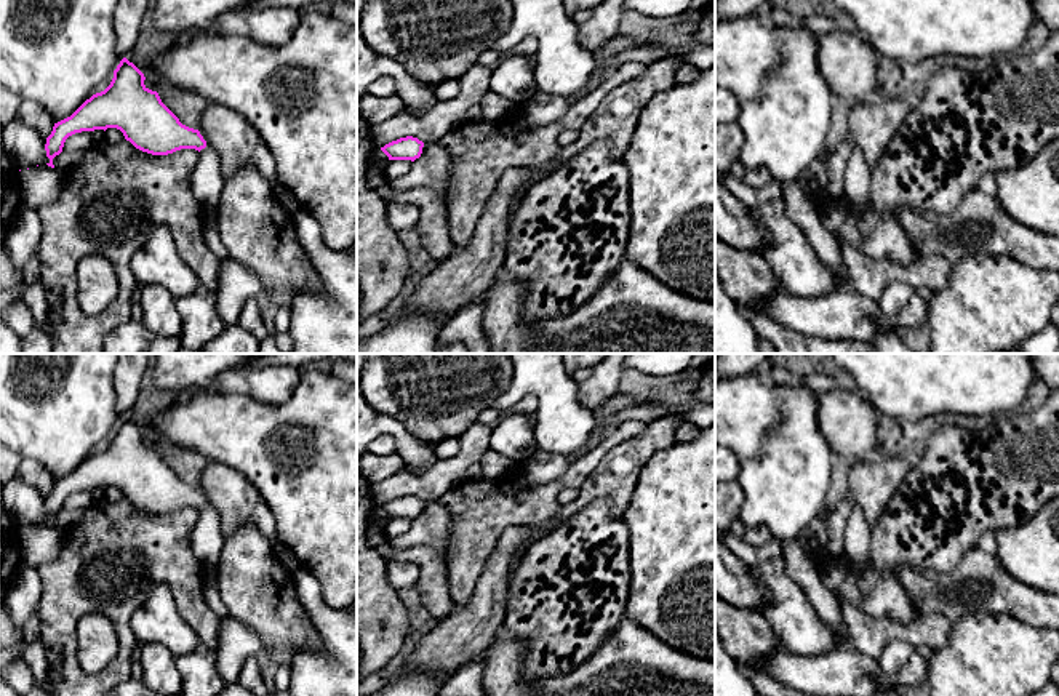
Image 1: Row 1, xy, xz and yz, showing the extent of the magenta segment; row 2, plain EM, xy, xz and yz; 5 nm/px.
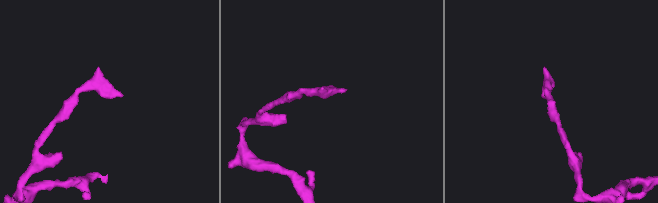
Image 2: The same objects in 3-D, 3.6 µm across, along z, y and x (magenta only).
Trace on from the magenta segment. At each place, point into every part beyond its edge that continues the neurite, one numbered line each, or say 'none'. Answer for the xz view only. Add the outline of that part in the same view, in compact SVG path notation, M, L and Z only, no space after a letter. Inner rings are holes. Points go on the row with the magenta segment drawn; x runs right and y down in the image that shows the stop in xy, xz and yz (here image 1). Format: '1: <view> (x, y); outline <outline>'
none

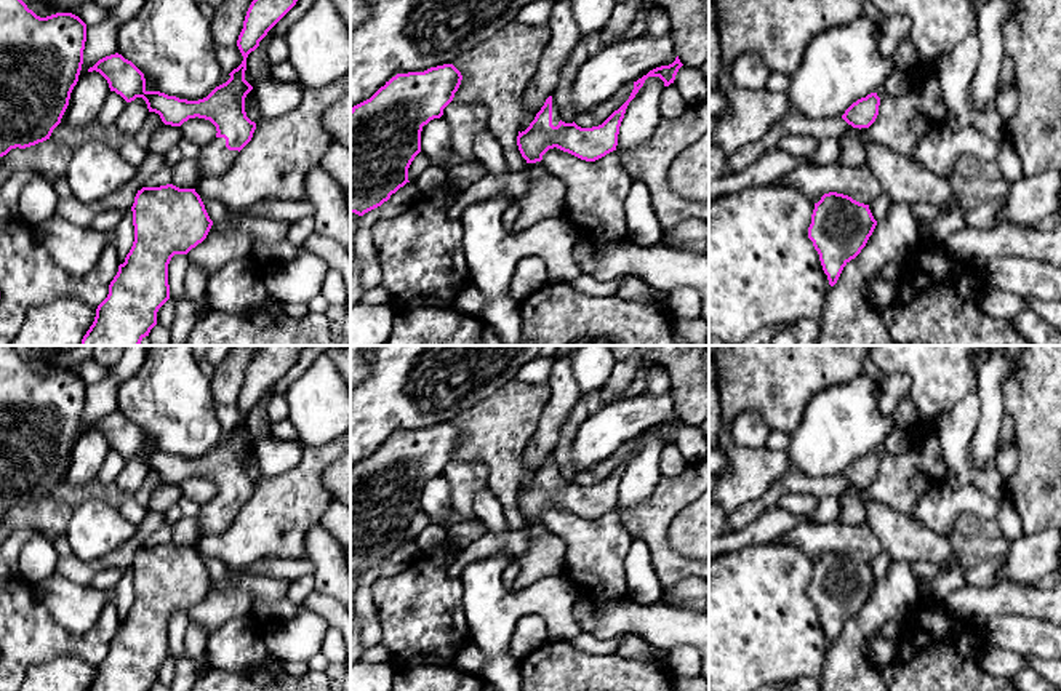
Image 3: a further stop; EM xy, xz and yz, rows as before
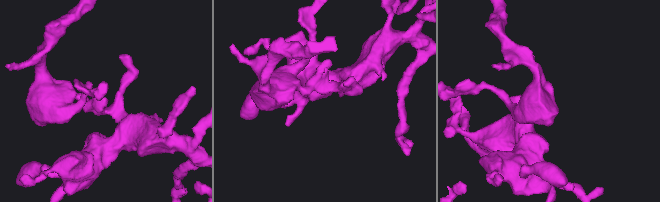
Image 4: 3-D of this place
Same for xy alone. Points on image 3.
1: xy (216, 157); outline M214 138L198 155L200 178L222 174L238 157L238 150L229 150L224 138Z

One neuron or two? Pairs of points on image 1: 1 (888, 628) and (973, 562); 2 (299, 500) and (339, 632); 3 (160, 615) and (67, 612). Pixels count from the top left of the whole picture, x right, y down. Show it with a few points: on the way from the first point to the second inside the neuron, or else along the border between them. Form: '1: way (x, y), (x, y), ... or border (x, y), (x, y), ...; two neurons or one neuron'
1: way (912, 629), (951, 594), (954, 586); one neuron
2: border (312, 575), (320, 586), (322, 597), (339, 610); two neurons
3: border (157, 584), (131, 616), (131, 632), (138, 645); two neurons

